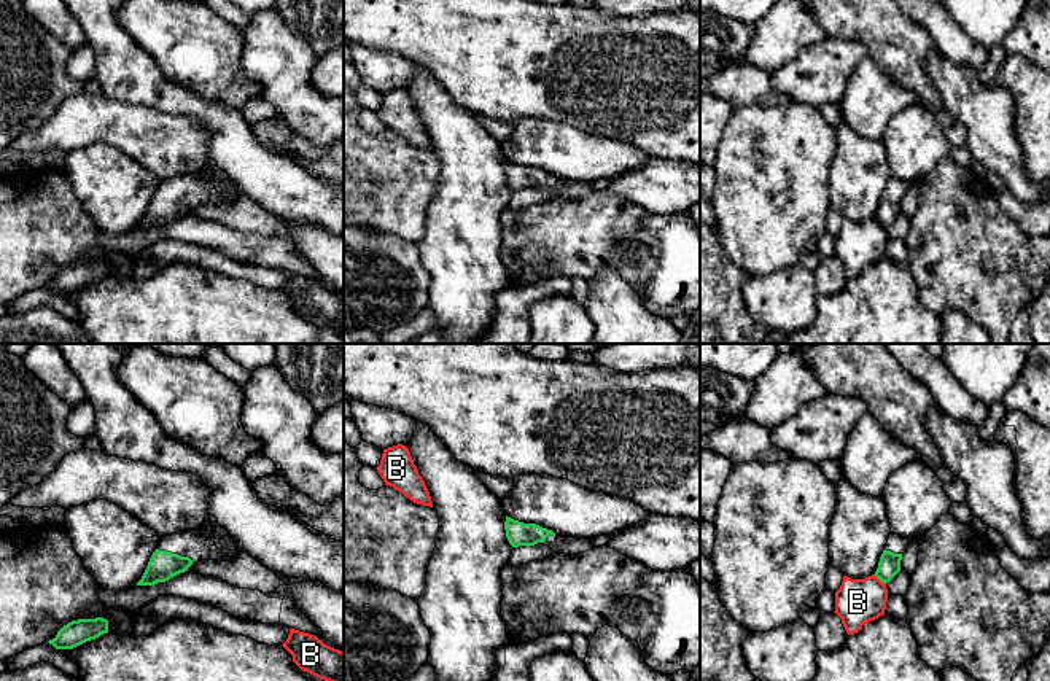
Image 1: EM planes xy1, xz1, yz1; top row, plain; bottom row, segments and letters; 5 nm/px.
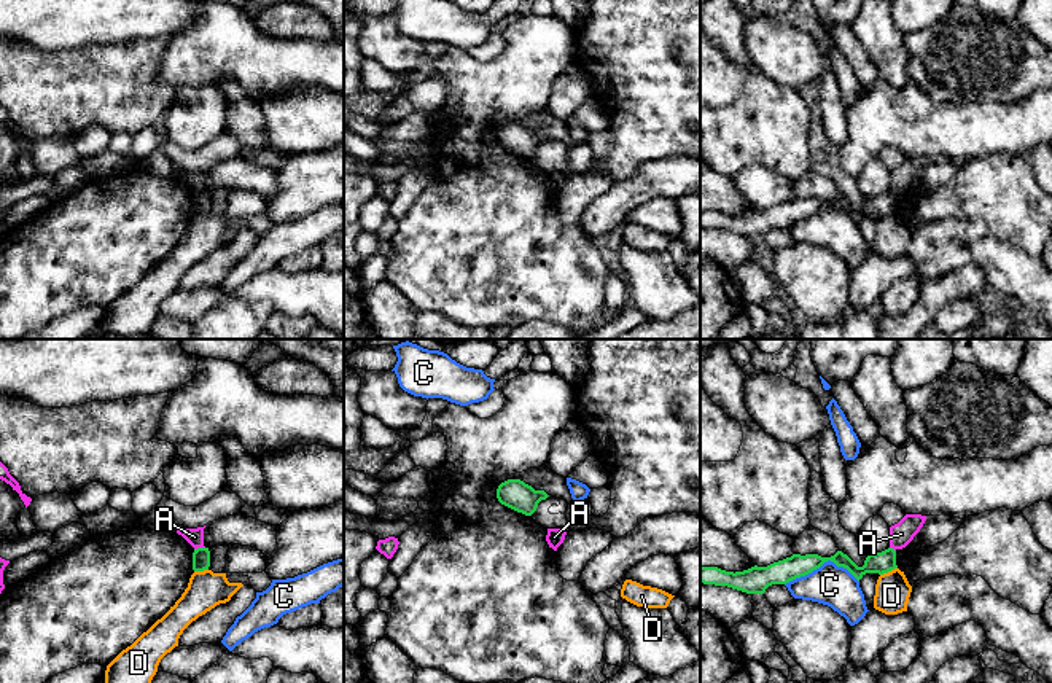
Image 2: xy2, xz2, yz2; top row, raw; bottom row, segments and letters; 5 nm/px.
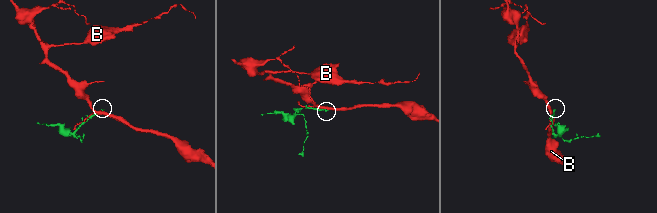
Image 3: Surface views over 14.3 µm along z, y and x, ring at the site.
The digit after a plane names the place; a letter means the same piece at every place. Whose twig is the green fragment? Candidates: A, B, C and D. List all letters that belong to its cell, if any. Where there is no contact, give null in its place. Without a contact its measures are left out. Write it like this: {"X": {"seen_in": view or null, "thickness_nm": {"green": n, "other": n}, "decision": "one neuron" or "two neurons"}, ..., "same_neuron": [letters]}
{"A": {"seen_in": "xy2", "thickness_nm": {"green": 100, "other": 90}, "decision": "two neurons"}, "B": {"seen_in": "yz1", "thickness_nm": {"green": 110, "other": 220}, "decision": "two neurons"}, "C": {"seen_in": "yz2", "thickness_nm": {"green": 120, "other": 200}, "decision": "two neurons"}, "D": {"seen_in": "yz2", "thickness_nm": {"green": 110, "other": 180}, "decision": "two neurons"}, "same_neuron": []}

